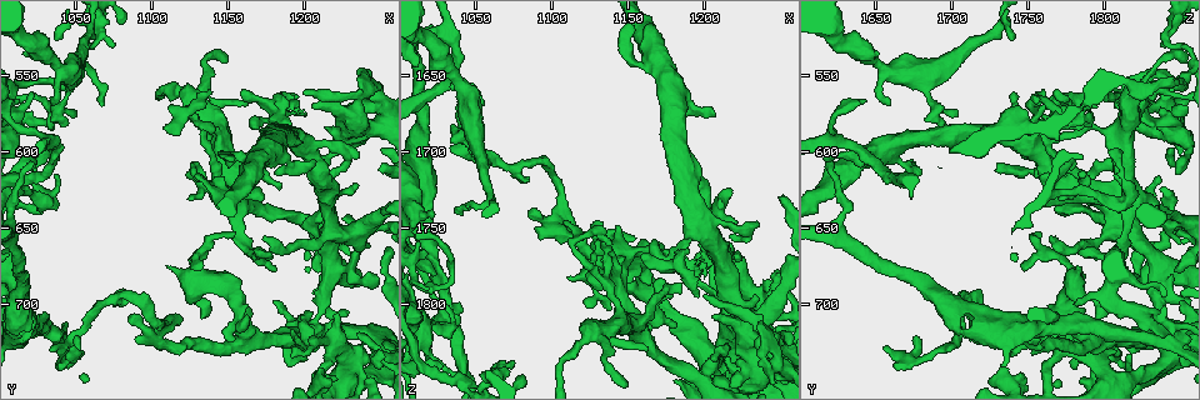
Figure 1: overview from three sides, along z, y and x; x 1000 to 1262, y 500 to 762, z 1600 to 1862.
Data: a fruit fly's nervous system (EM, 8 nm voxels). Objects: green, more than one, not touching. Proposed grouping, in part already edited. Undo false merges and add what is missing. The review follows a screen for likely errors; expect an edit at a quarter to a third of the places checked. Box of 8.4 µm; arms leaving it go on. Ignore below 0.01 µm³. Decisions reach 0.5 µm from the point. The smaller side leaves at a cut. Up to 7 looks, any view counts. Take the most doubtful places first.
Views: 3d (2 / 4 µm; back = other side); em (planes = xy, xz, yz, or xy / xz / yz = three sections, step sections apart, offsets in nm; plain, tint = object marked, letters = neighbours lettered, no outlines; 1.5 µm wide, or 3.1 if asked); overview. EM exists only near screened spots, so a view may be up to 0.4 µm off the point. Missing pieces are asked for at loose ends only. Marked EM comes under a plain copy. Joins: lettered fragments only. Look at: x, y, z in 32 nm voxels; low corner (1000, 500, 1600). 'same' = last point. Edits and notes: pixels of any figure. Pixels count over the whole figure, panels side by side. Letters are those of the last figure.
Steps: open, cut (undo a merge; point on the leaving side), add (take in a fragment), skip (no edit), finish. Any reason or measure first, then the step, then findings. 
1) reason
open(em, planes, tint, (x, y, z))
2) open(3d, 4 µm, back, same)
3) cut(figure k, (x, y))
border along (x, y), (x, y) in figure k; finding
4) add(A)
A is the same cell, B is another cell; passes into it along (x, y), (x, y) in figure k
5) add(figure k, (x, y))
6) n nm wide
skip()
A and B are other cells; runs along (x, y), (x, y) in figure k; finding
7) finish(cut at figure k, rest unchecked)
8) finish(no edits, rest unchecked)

thin end
open(3d, 2 µm, (1036, 616, 1806))

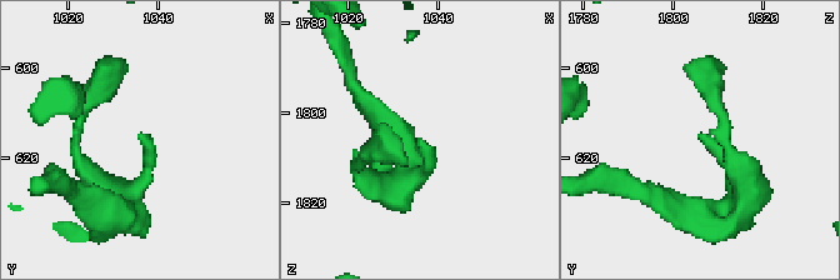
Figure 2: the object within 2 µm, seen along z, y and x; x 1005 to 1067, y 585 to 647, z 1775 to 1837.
open(em, planes, tint, (1035, 615, 1806))

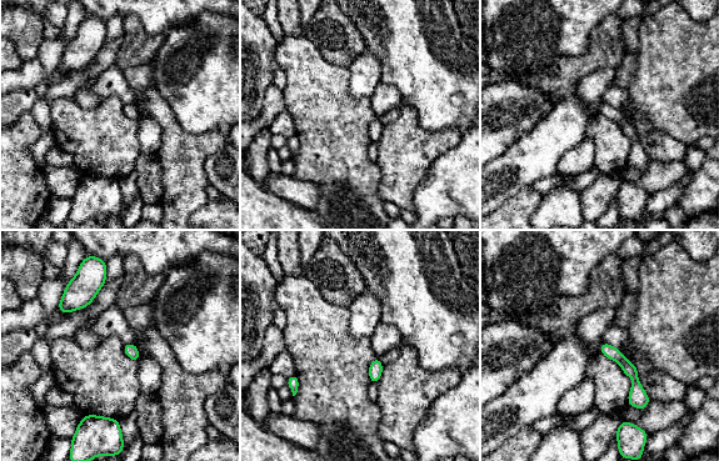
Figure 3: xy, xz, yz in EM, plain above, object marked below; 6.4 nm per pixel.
open(em, planes, letters, same)

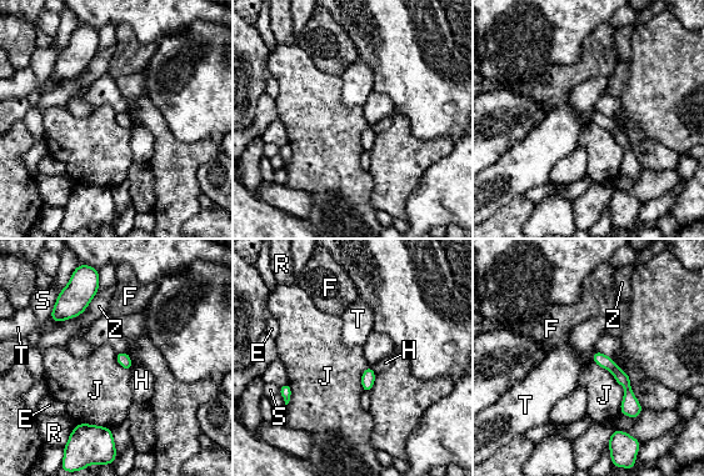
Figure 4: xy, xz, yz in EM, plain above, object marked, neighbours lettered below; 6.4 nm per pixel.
skip()
E, F, H, J, R, S, T and Z are other cells; runs along (597, 355), (624, 380), (633, 415) in figure 4; none of them fits

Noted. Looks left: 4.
sharp bend
open(em, planes, letters, (1158, 708, 1770))

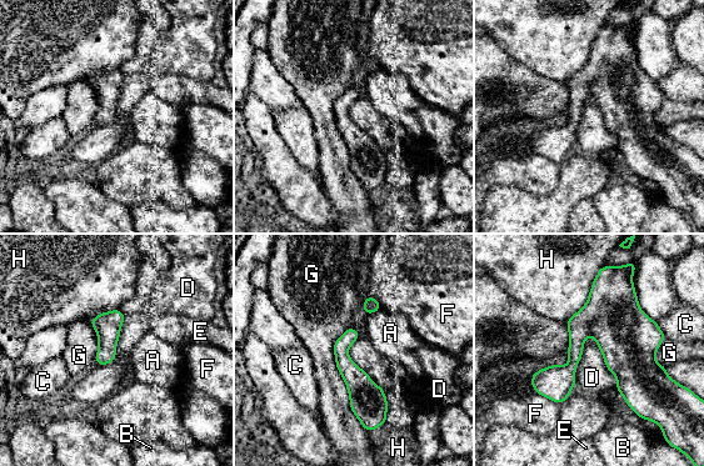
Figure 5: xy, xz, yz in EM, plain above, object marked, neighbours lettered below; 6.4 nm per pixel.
skip()
A, B, C, D, E, F, G and H are other cells; one cell here

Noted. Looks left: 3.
sudden change in width
open(3d, 4 µm, back, (1066, 520, 1840))

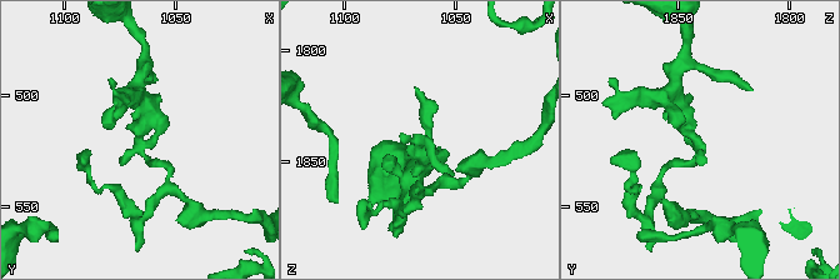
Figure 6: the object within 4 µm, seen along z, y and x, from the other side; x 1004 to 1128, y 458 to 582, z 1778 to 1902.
open(em, planes, tint, (1066, 520, 1841))

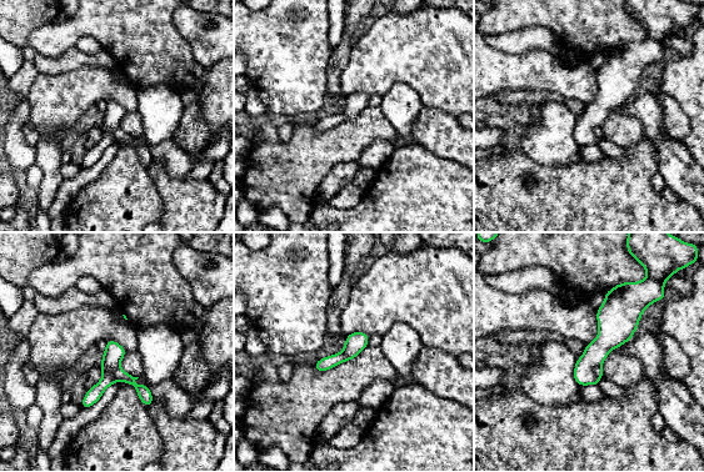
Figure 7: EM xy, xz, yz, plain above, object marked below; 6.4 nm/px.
what lies round it
open(em, planes, letters, same)

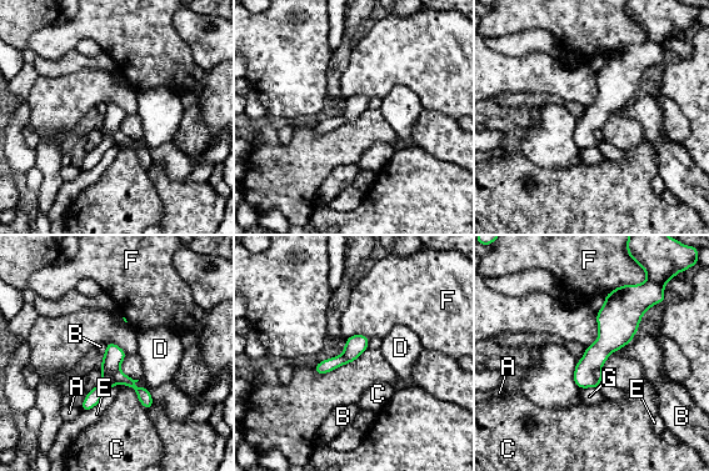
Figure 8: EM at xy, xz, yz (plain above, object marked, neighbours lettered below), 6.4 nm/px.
F touches over 260 nm
cut(figure 8, (111, 360))
A, B, C, D, E, F and G are other cells; border along (101, 366), (113, 372), (118, 371) in figure 8; a second cell is stuck on

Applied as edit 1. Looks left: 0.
finish(cut at figure 8, rest unchecked)

